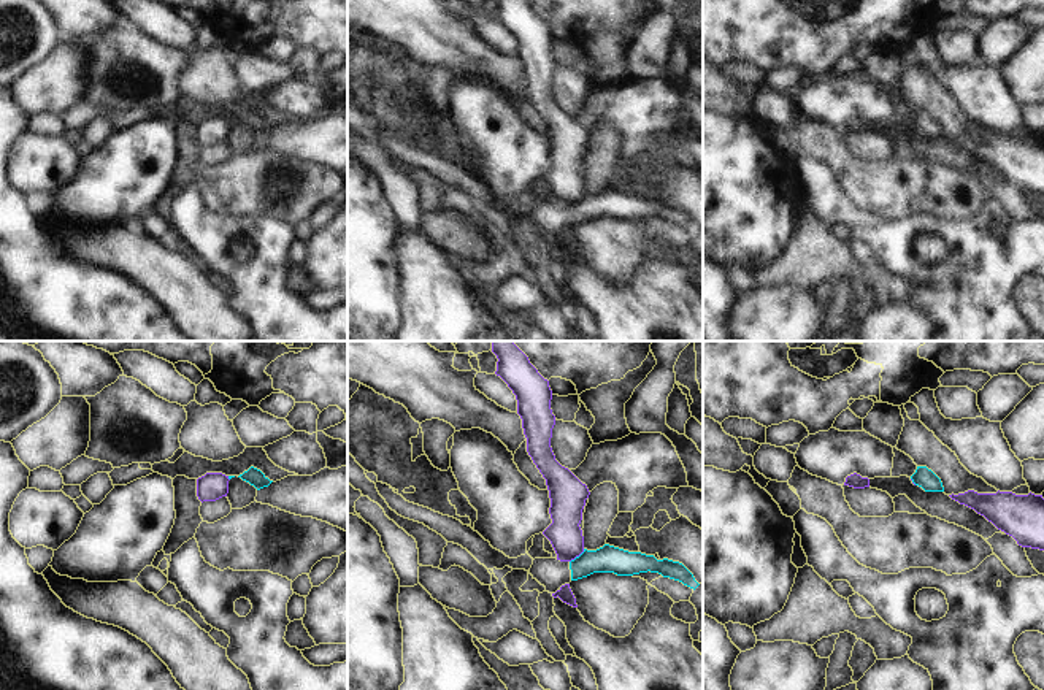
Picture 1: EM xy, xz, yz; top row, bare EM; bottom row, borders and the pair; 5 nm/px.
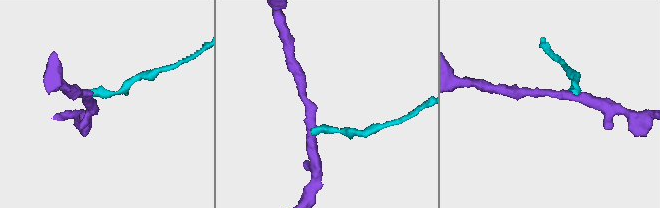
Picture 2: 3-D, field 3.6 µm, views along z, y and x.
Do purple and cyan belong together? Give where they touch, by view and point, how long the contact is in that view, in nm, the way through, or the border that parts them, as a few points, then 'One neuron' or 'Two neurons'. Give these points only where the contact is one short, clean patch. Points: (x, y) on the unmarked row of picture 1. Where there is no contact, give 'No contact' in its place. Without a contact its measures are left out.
Touches purple at xz (576, 200). Shared border 100 nm. Boundary: xz (584, 194), (570, 206). Two neurons.

